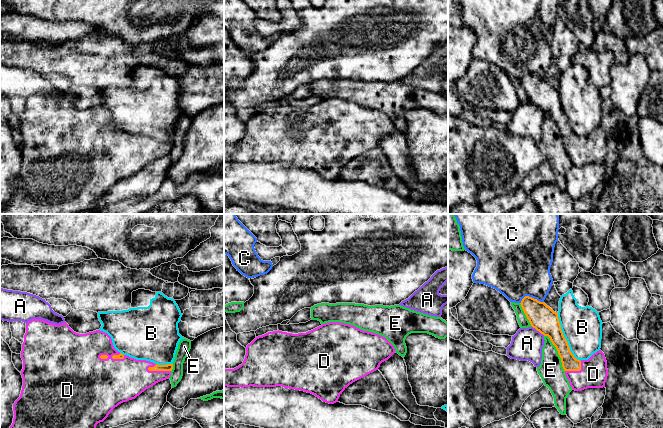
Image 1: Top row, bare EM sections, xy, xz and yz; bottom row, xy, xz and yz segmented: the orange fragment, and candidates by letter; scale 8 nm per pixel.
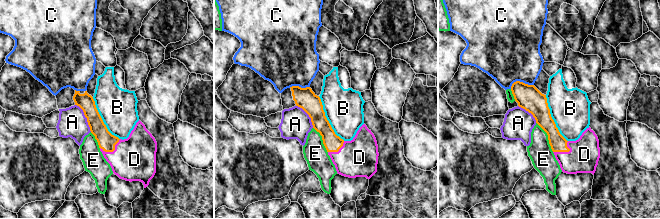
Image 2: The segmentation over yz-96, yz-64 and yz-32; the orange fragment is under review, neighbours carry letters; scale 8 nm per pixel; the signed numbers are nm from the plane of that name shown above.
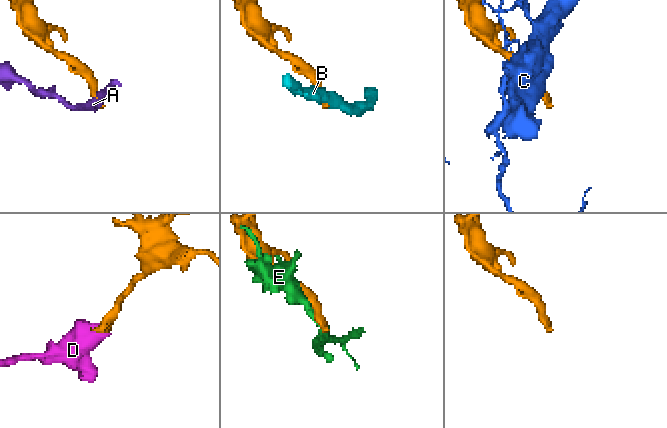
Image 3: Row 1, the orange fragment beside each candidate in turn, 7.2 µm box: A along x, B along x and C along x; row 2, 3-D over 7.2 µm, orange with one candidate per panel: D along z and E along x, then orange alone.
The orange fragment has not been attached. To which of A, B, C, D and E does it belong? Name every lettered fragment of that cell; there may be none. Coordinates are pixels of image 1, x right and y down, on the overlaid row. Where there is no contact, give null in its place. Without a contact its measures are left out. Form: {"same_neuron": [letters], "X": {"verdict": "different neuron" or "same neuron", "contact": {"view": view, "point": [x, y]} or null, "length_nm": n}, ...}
{"same_neuron": ["D"], "A": {"verdict": "different neuron", "contact": {"view": "yz", "point": [538, 330]}, "length_nm": 130}, "B": {"verdict": "different neuron", "contact": {"view": "yz", "point": [564, 338]}, "length_nm": 440}, "C": {"verdict": "different neuron", "contact": {"view": "yz", "point": [531, 297]}, "length_nm": 190}, "D": {"verdict": "same neuron", "contact": {"view": "xy", "point": [159, 370]}, "length_nm": 190}, "E": {"verdict": "different neuron", "contact": {"view": "yz", "point": [558, 352]}, "length_nm": 340}}

